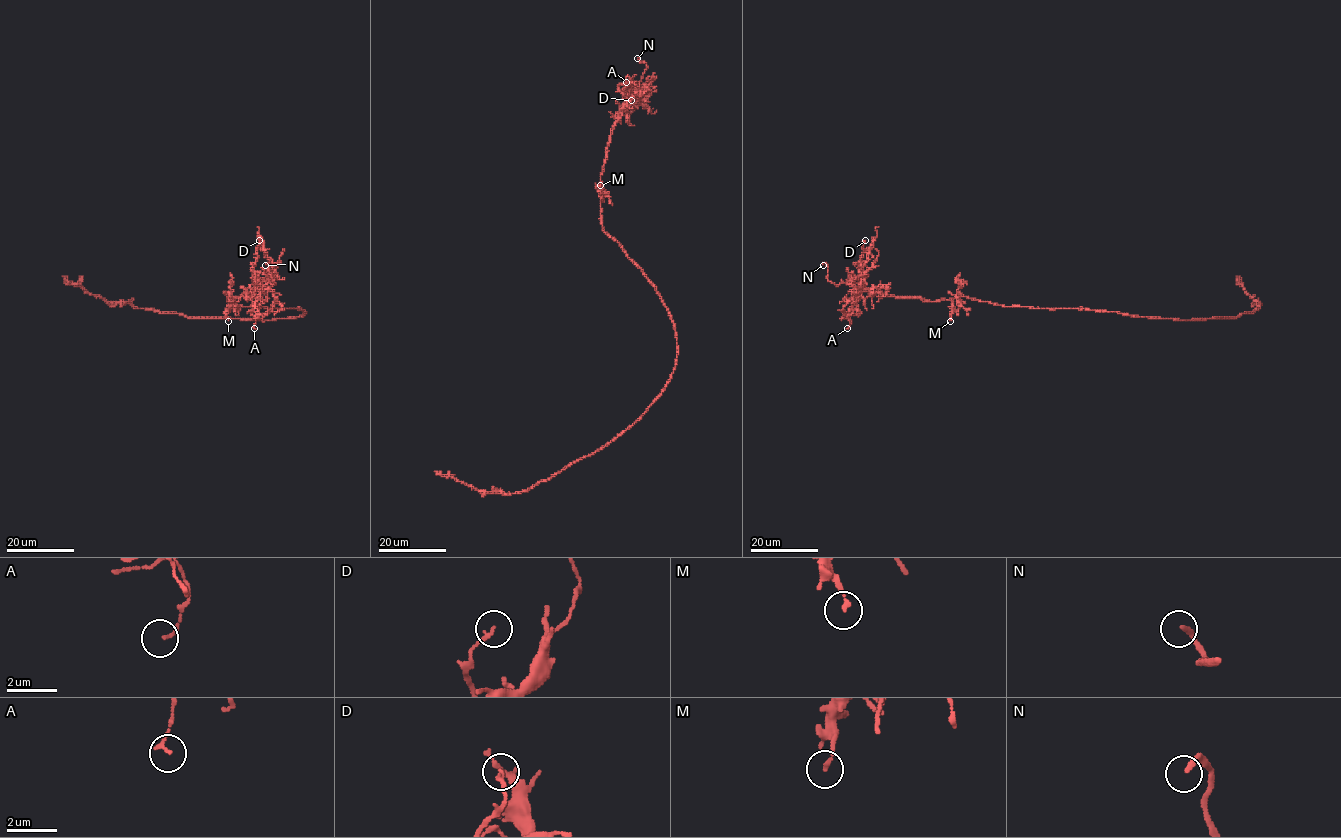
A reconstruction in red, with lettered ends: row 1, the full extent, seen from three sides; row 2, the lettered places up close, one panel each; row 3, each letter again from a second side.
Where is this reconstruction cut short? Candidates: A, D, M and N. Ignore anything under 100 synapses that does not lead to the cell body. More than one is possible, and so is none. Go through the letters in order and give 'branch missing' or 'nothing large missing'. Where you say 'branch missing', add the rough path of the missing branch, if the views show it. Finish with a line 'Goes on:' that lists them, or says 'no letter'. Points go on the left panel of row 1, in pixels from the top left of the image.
A: nothing large missing
D: nothing large missing
M: nothing large missing
N: branch missing | (265, 265), (255, 270), (246, 262), (233, 230), (225, 179), (219, 165)
Goes on: N

